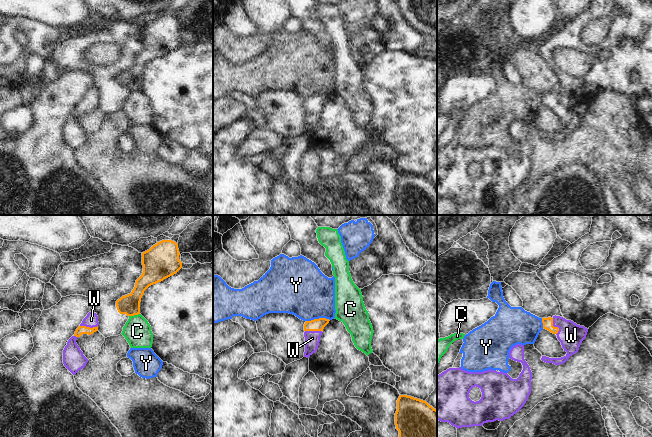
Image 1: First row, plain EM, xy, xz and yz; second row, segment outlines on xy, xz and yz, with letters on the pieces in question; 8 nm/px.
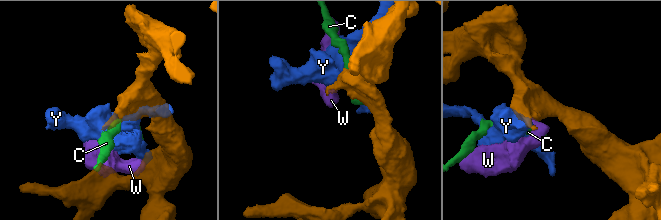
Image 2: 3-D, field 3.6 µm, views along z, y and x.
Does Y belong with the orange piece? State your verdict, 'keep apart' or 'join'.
keep apart

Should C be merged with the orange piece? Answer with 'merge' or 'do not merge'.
do not merge

